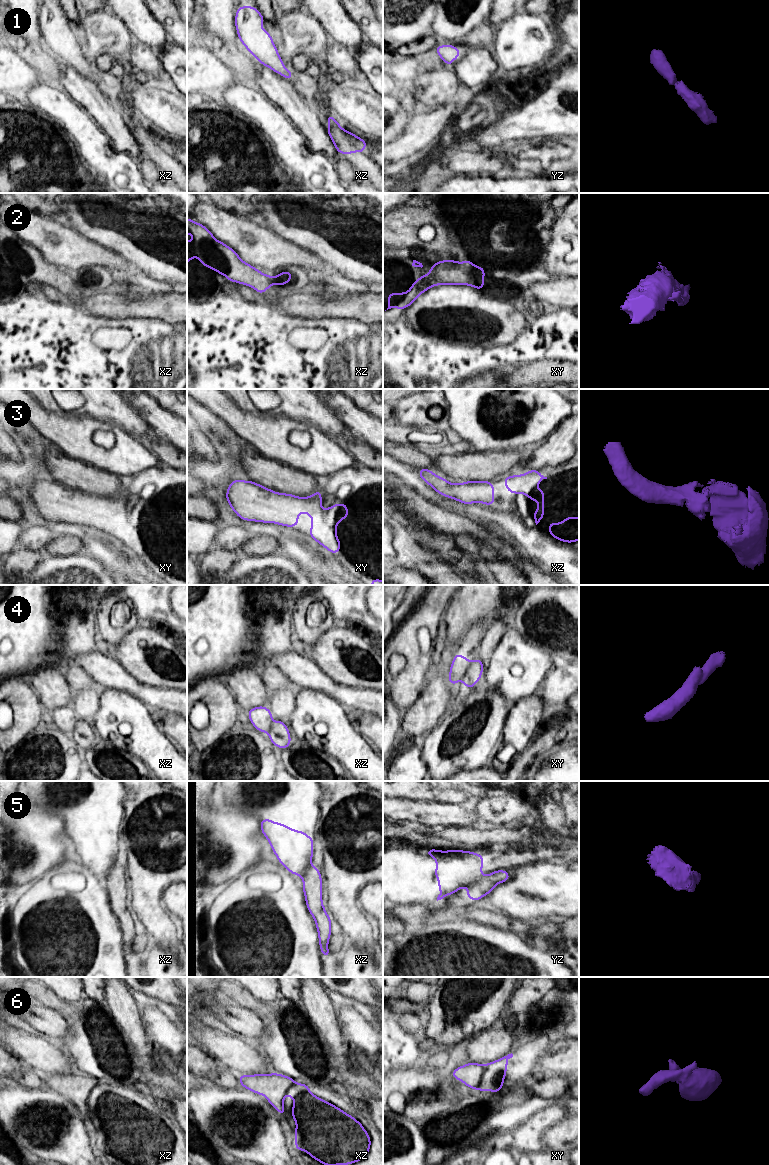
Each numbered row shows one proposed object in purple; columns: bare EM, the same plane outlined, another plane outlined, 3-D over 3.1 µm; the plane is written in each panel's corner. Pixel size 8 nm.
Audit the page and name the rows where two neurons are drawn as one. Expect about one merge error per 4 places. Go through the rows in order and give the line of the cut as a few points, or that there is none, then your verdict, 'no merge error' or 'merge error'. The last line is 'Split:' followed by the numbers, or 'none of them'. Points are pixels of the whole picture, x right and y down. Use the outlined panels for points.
1: no cut | no merge error
2: no cut | no merge error
3: no cut | no merge error
4: xy (469, 665), (464, 673) | merge error
5: xz (309, 865), (302, 875) | merge error
6: xy (484, 1068), (481, 1082), (478, 1085) | merge error
Split: 4, 5, 6

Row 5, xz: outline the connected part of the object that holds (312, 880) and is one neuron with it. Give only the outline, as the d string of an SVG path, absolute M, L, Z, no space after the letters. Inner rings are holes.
M309 866L303 875L303 892L307 908L316 922L321 953L324 958L327 958L331 956L328 951L328 941L331 936L331 918L322 904L321 884L322 878L319 869L316 866Z

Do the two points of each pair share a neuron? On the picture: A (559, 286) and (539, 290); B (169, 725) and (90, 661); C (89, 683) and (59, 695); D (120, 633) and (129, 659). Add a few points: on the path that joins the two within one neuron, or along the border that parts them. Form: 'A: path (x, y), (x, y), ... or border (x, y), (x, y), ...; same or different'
A: path (554, 290), (544, 290); same
B: border (156, 708), (176, 714); different
C: border (63, 671), (66, 682), (70, 687); different
D: border (139, 623), (116, 645), (107, 648); different

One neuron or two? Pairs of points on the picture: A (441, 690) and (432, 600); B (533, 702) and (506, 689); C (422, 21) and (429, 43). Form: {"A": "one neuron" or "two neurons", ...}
{"A": "two neurons", "B": "two neurons", "C": "two neurons"}

